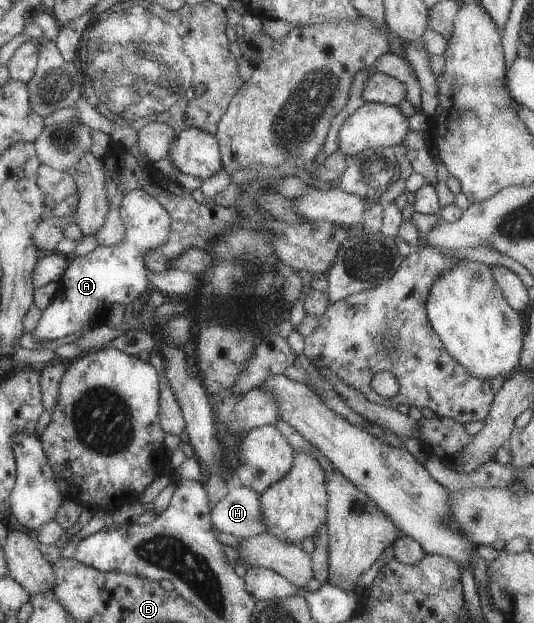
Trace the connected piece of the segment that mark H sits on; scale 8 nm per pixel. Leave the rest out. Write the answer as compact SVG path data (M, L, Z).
M233 488L212 509L213 528L233 534L236 540L266 532L261 520L260 495L251 488Z

